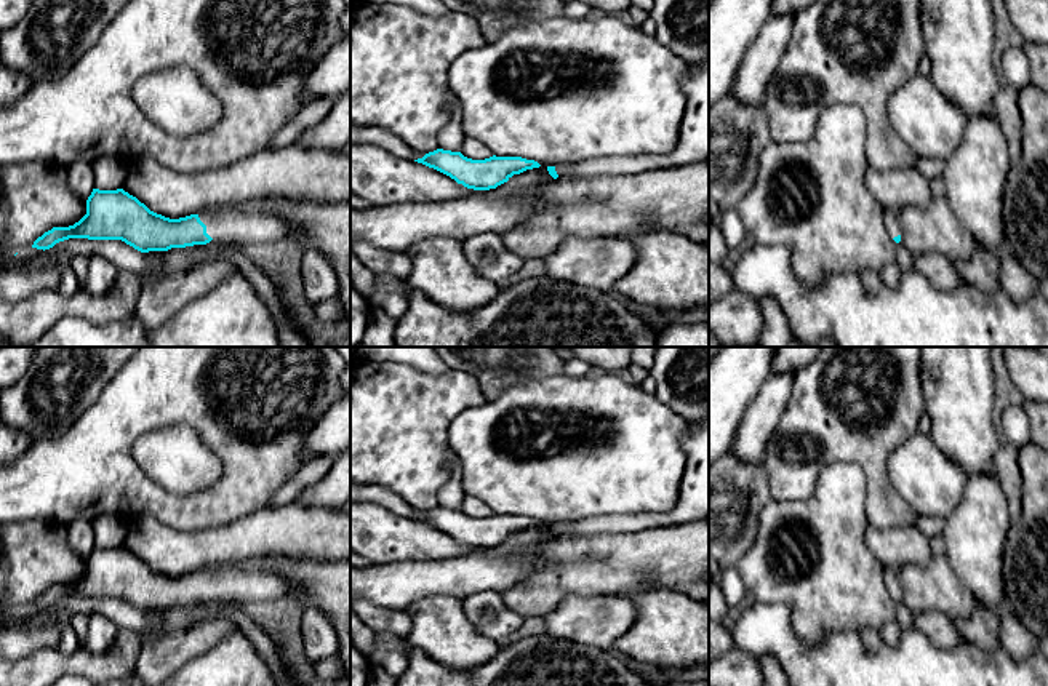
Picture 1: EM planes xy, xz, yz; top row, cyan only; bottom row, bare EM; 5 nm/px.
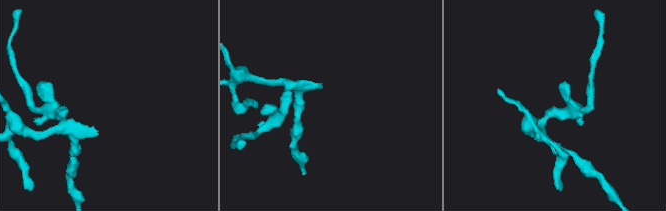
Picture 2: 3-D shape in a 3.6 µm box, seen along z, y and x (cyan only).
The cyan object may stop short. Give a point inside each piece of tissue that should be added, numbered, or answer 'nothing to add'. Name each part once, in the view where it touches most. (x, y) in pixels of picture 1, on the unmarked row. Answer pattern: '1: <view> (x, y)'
1: xy (231, 582)

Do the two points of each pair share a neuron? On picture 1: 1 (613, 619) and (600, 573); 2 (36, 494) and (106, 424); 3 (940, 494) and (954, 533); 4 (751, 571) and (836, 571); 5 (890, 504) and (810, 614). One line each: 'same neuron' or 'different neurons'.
1: different neurons
2: same neuron
3: different neurons
4: same neuron
5: different neurons

